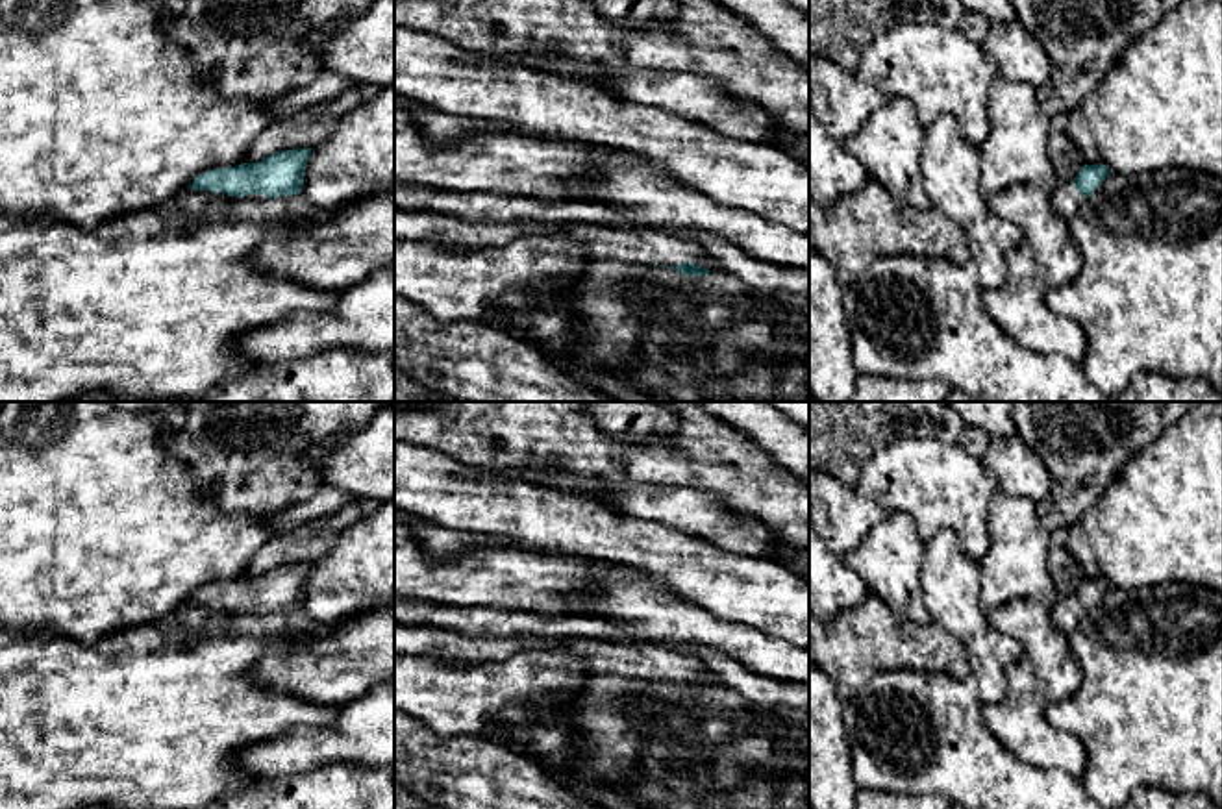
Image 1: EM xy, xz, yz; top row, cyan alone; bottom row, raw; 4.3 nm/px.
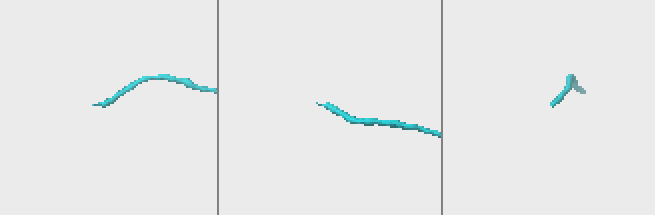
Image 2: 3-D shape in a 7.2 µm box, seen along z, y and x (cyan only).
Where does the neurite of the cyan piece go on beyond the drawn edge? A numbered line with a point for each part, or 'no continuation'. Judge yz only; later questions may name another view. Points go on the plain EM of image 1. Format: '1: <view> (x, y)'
1: yz (1065, 615)

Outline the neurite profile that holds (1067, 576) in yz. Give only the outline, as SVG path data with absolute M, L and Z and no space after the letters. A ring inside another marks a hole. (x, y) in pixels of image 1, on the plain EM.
M1065 546L1050 550L1050 574L1055 579L1059 598L1074 596L1079 583L1083 581L1076 561Z

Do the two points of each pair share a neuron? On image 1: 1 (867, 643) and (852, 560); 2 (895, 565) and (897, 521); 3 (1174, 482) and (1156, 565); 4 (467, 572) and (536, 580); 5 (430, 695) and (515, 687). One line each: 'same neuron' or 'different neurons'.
1: different neurons
2: same neuron
3: same neuron
4: same neuron
5: same neuron

